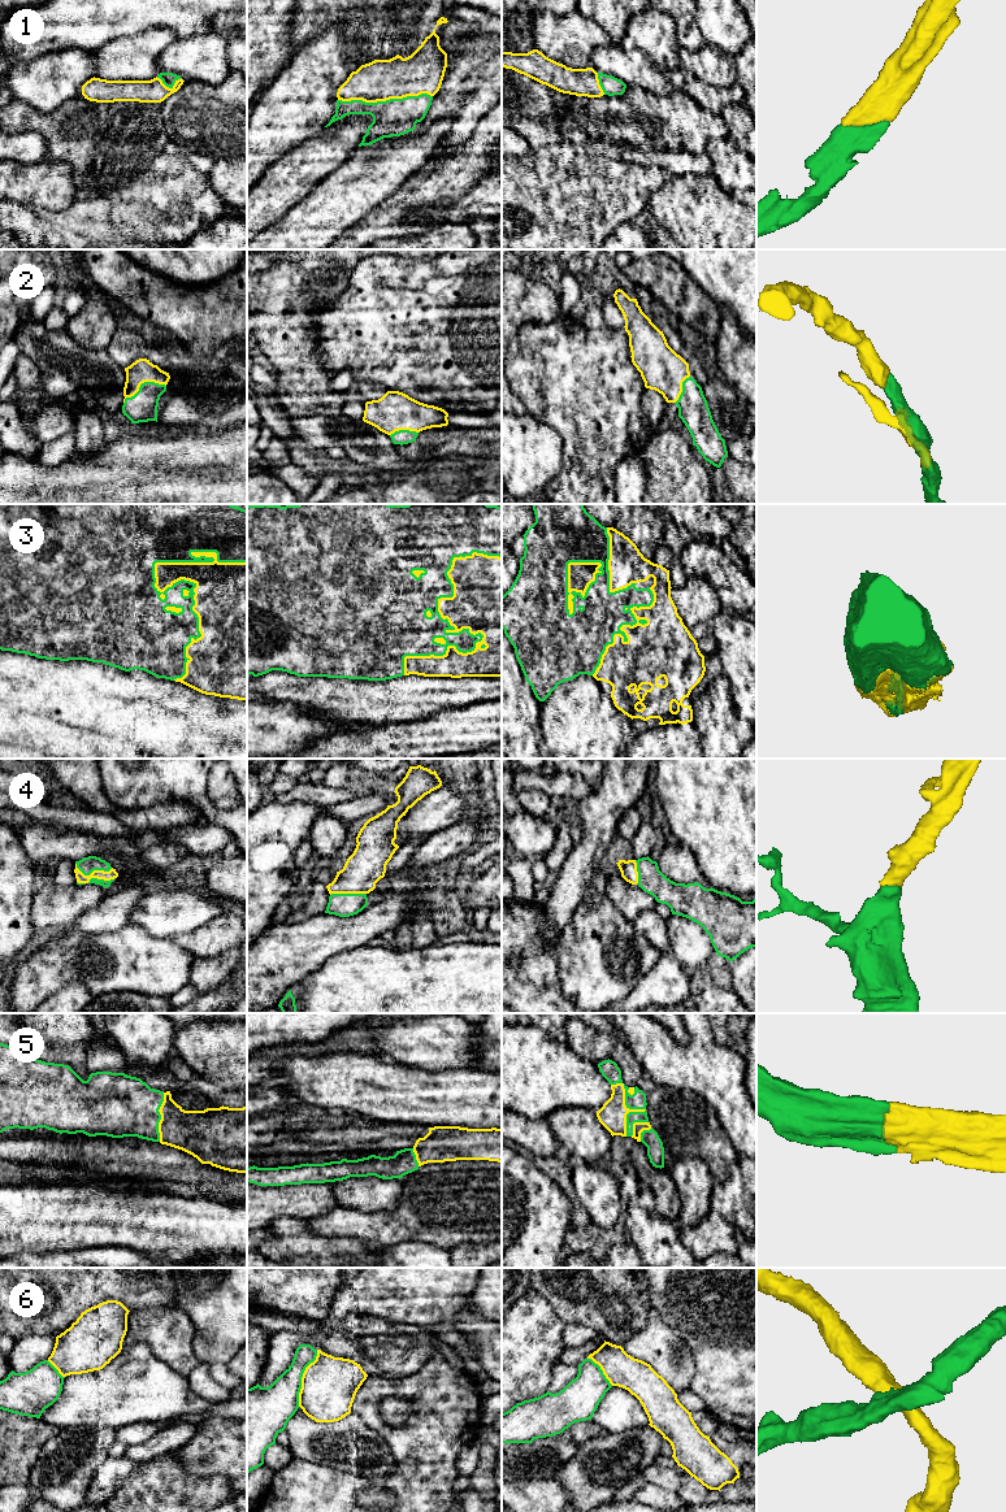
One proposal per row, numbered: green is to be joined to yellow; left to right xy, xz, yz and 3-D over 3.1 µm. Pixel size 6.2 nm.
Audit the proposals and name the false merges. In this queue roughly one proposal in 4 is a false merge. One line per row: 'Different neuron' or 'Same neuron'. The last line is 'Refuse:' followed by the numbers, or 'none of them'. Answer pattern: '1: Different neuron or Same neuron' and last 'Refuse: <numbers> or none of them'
1: Same neuron
2: Same neuron
3: Same neuron
4: Same neuron
5: Same neuron
6: Different neuron
Refuse: 6

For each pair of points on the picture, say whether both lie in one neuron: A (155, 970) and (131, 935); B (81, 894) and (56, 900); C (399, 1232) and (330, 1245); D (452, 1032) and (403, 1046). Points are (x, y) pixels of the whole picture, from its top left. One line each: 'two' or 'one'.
A: one
B: one
C: two
D: one

